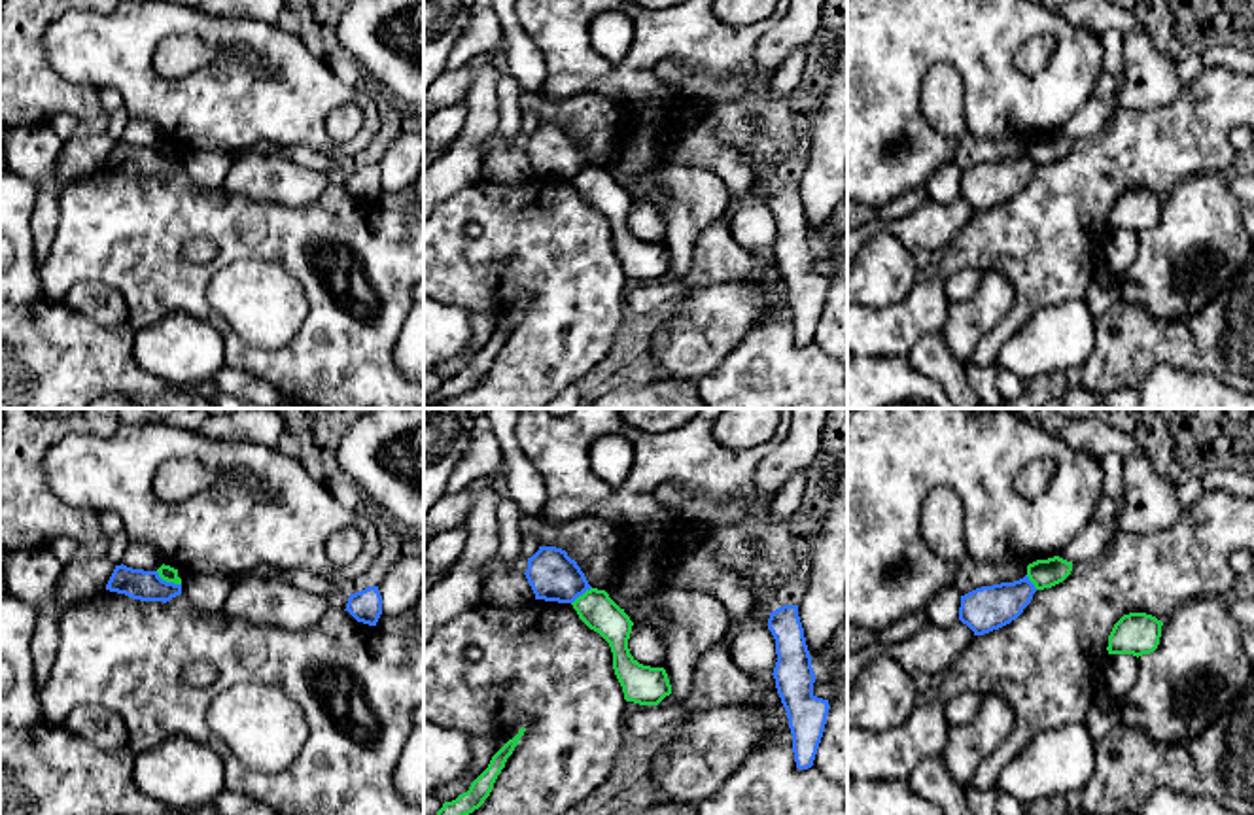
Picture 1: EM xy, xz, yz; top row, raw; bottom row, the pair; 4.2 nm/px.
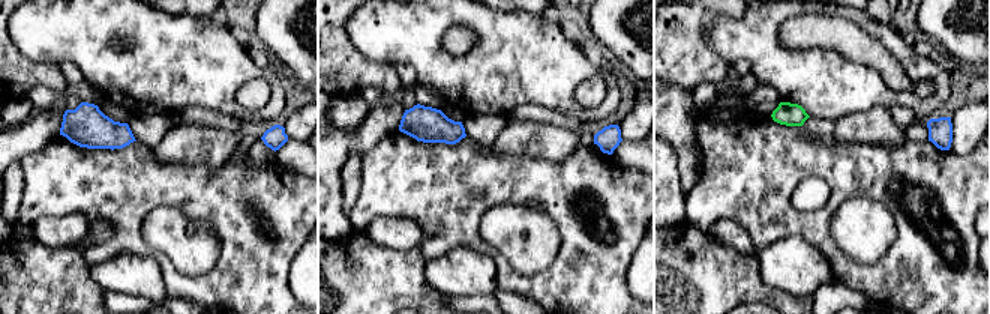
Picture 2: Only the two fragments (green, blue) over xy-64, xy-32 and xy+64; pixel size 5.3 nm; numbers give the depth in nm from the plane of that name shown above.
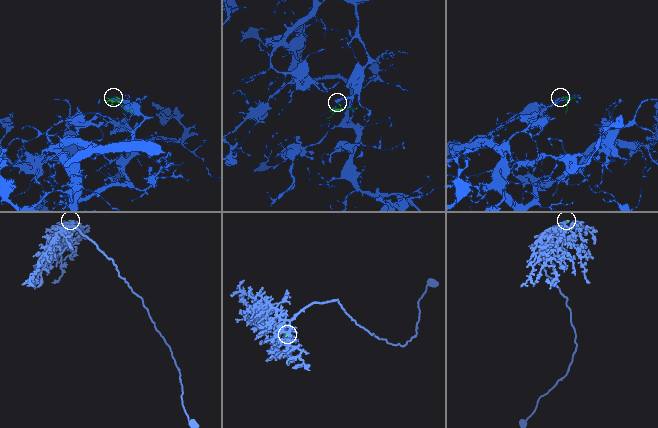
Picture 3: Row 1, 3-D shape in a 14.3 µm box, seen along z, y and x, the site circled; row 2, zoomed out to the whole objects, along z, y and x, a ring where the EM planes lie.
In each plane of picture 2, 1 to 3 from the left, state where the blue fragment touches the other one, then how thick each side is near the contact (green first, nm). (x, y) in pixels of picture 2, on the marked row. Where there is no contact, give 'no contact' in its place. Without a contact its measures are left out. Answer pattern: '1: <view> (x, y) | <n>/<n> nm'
1: no contact
2: no contact
3: no contact

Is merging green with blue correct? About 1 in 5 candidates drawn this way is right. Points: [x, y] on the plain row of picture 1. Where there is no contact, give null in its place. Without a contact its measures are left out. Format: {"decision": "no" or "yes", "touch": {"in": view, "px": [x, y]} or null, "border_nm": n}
{"decision": "no", "touch": {"in": "xy", "px": [169, 157]}, "border_nm": 130}

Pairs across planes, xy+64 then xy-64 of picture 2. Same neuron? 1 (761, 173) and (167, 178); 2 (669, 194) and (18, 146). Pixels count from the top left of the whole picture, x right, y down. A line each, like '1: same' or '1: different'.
1: same
2: same

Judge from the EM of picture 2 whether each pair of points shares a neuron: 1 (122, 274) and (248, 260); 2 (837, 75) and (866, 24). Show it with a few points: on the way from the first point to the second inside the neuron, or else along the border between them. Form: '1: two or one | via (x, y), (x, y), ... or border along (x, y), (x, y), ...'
1: two | border along (128, 253), (152, 256), (156, 260), (167, 295)
2: one | via (882, 95), (929, 102), (938, 93), (911, 60)

